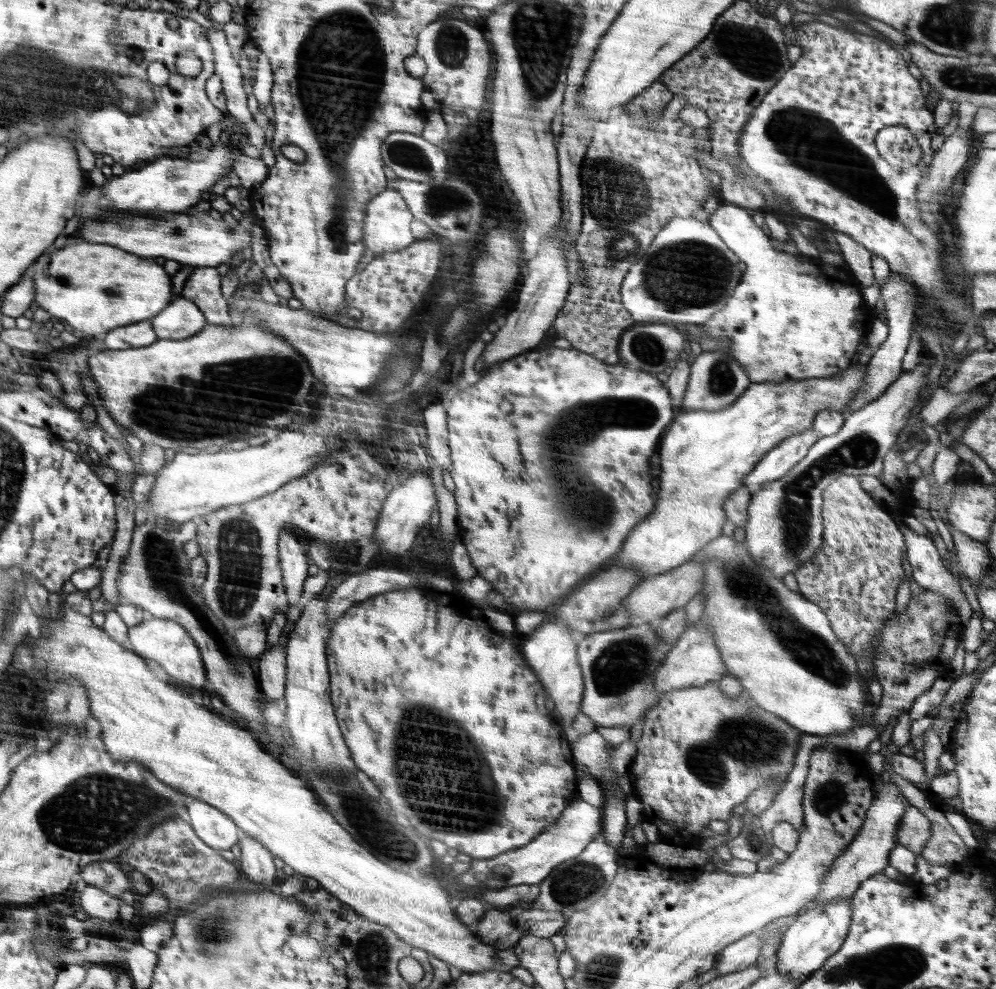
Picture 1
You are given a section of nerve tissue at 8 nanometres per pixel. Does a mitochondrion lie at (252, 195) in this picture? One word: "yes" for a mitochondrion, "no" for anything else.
no

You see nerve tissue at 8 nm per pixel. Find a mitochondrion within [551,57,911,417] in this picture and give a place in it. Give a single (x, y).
(800, 136)

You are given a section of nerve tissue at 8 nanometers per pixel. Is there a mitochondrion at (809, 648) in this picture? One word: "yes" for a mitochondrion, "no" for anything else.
yes

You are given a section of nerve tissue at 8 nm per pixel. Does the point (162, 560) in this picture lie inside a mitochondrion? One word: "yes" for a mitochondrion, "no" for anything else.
yes

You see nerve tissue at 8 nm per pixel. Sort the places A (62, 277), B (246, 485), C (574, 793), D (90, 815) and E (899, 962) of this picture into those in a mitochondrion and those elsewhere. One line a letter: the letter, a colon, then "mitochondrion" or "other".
A: mitochondrion
B: other
C: other
D: mitochondrion
E: mitochondrion

